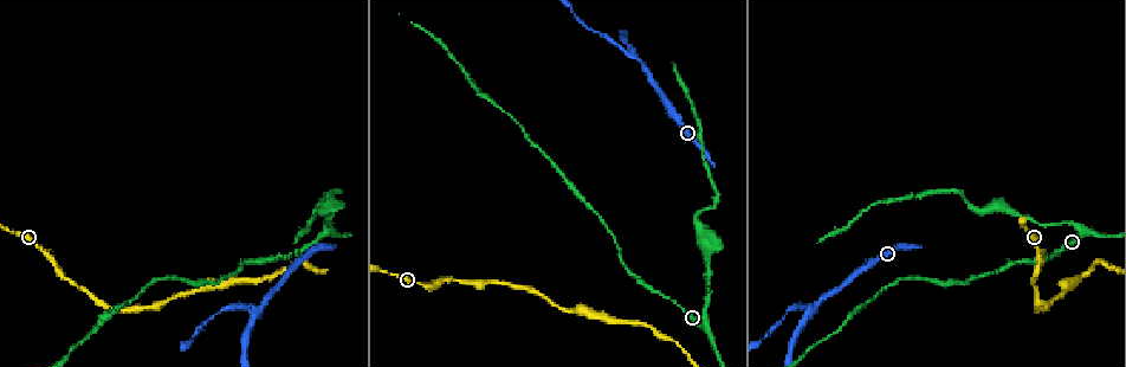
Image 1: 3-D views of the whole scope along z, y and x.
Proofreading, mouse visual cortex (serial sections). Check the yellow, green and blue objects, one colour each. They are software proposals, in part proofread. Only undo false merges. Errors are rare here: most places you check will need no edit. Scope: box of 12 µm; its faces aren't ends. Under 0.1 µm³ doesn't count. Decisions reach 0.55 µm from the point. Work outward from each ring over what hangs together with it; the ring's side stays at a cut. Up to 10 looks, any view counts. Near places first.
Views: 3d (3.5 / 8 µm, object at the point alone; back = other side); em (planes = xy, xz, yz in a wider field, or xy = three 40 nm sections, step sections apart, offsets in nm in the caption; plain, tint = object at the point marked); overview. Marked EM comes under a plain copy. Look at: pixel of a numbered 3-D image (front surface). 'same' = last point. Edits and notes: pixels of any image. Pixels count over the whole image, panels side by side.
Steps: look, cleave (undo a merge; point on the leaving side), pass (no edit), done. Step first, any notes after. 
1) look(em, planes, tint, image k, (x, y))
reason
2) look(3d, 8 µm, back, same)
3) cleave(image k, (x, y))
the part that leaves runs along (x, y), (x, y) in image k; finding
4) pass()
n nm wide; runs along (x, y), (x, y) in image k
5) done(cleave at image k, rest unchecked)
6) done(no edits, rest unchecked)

look(3d, 3.5 µm, image 1, (1052, 253))
thin neck

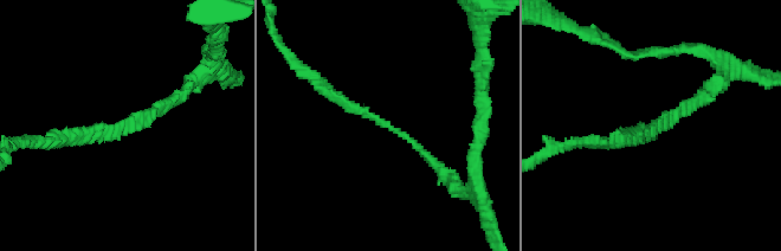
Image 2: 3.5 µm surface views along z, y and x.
look(em, xy, step 2, tint, image 2, (390, 125))
arms of 150, 150 nm

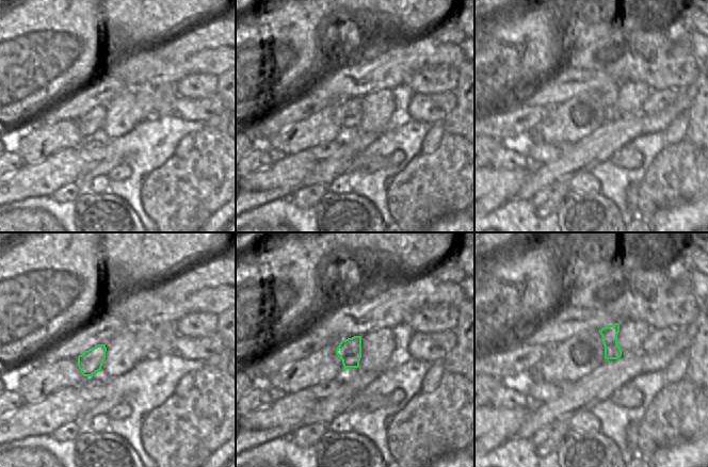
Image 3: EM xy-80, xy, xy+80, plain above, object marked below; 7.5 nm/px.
pass()
runs along (443, 172), (399, 132), (323, 87) in image 2; continuous, no second cell

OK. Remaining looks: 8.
look(3d, 3.5 µm, image 1, (712, 206))
a narrow waist

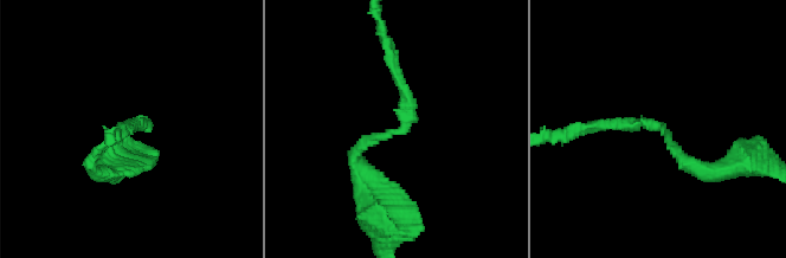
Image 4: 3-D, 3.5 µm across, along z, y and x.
look(em, xy, step 5, tint, image 4, (666, 130))

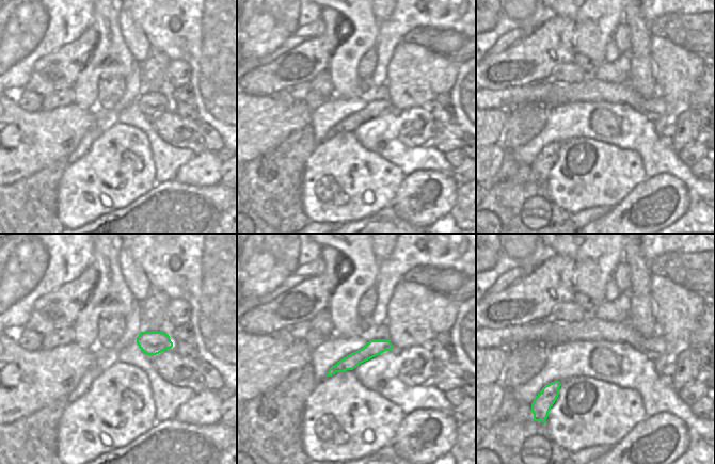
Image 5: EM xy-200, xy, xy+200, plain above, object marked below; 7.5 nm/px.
pass()
runs along (701, 173), (659, 126), (598, 126) in image 4; one cell here

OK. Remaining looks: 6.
look(3d, 3.5 µm, image 1, (1034, 312))
thin neck

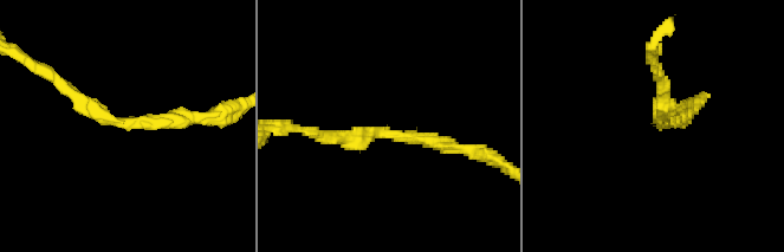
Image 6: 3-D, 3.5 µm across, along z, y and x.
look(em, xy, step 3, tint, image 6, (119, 125))

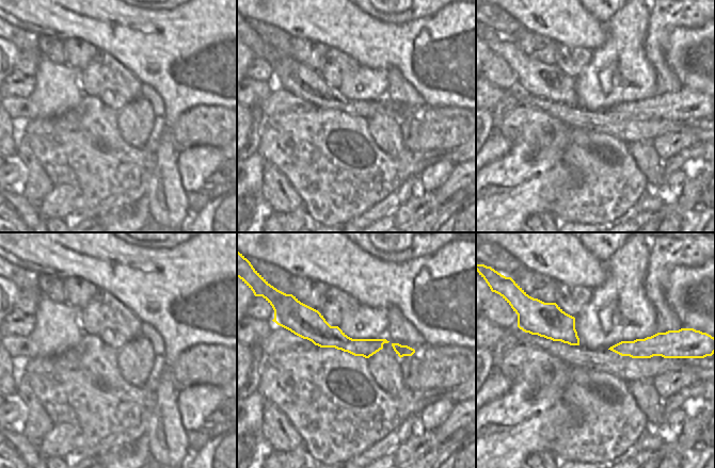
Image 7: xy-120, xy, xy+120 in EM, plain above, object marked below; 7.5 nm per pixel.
pass()
170 nm wide; runs along (54, 79), (121, 123), (200, 116) in image 6; one cell here

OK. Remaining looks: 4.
look(3d, 3.5 µm, back, image 1, (1067, 291))
sudden change in width

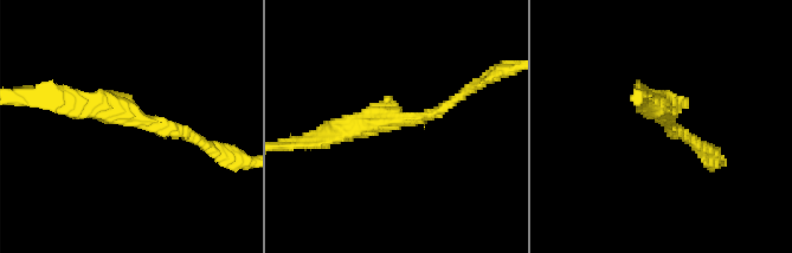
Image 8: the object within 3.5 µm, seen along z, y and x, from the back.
look(em, xy, step 3, tint, image 8, (406, 119))
arms of 150, 300 nm

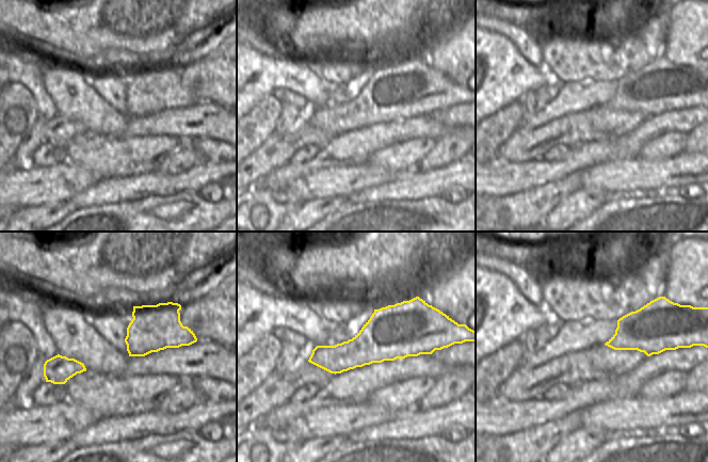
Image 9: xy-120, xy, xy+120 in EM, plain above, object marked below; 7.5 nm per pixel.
pass()
runs along (469, 89), (437, 114), (332, 134) in image 8; continuous, no second cell

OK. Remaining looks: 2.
done(no edits, rest unchecked)

